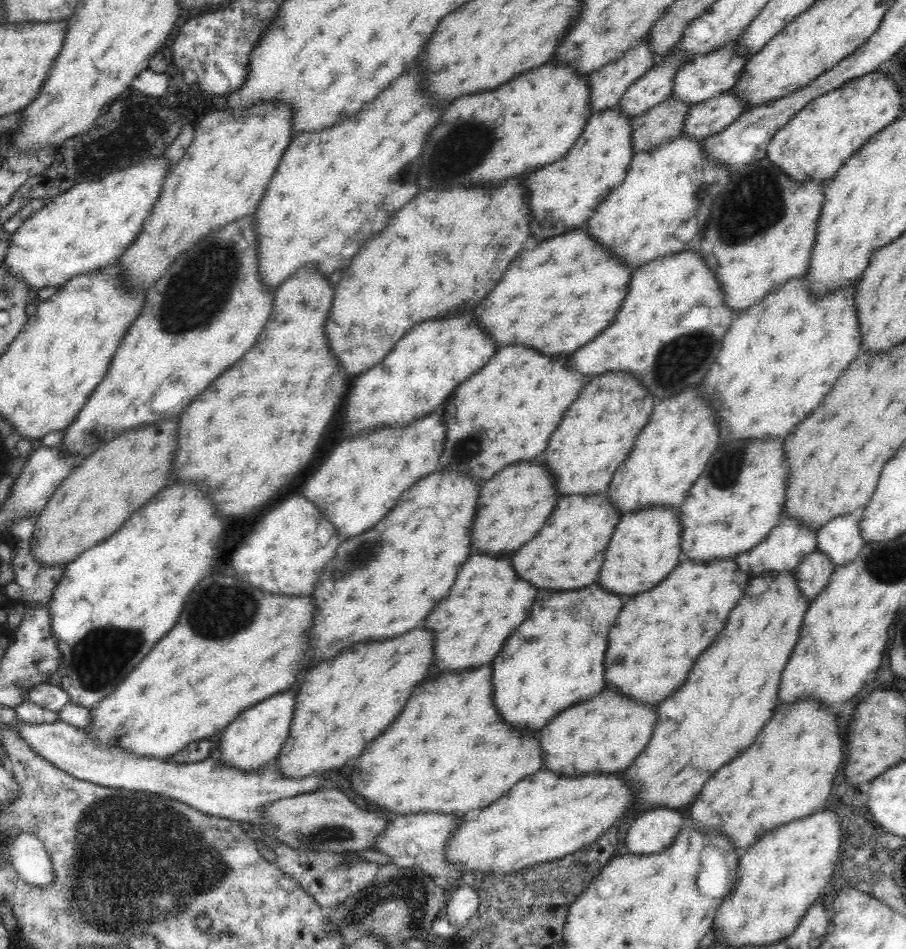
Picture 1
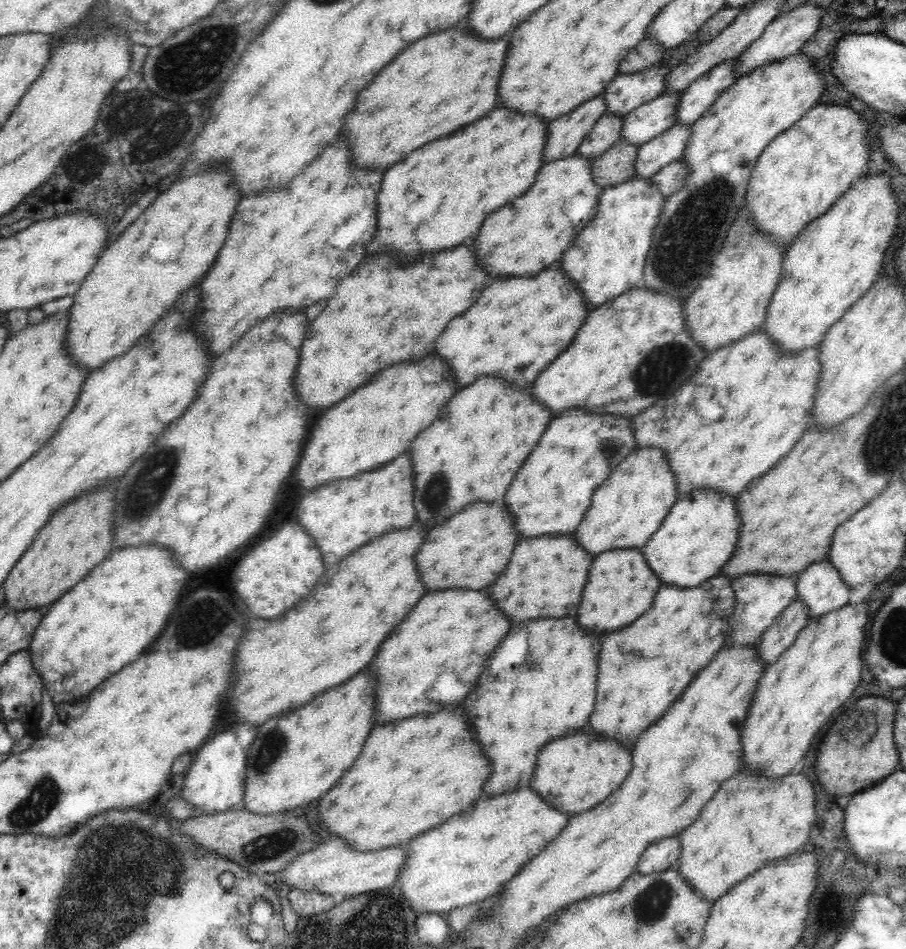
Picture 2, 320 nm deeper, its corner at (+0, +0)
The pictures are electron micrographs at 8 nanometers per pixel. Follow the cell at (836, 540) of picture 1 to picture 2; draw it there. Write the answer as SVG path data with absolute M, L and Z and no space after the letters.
M828 559L808 566L796 582L796 598L806 609L806 622L815 621L847 605L850 587L842 583Z

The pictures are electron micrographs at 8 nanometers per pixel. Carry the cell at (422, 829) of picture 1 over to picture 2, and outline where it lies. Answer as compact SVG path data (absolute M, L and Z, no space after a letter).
M330 838L316 849L310 850L276 873L272 878L275 888L281 883L288 885L291 890L305 893L316 892L330 895L334 907L344 900L370 892L396 886L401 865L405 862L406 848L386 848L378 852L357 852L351 850L342 840Z

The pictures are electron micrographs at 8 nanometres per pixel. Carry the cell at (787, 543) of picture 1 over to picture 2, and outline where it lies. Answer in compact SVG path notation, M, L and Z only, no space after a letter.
M744 576L732 582L736 592L736 606L732 612L732 620L726 632L726 644L738 647L756 645L764 632L768 631L776 618L796 599L796 580L778 578L778 576Z

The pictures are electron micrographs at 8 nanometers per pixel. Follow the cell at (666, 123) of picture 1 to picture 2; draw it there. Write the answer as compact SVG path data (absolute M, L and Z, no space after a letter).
M622 140L611 147L590 164L590 173L599 192L623 183L634 175L637 148Z

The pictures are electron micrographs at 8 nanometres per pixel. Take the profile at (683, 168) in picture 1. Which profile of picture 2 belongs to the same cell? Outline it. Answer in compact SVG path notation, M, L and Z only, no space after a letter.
M634 176L599 193L596 214L576 234L560 260L562 273L578 284L590 310L641 284L652 232L665 198L652 189L648 180Z

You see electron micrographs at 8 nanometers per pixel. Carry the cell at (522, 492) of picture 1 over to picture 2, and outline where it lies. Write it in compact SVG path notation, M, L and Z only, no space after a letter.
M470 504L456 516L452 516L446 524L430 530L420 544L416 552L416 570L420 574L420 580L426 584L426 590L450 590L450 588L464 588L464 590L482 590L492 580L500 576L500 572L506 568L512 548L516 546L516 530L512 530L510 516L504 508L504 504Z

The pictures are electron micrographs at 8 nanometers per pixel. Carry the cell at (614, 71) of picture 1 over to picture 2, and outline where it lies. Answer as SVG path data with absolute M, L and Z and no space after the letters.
M601 95L581 104L567 115L550 123L544 136L541 164L572 156L596 121L606 112L606 103Z

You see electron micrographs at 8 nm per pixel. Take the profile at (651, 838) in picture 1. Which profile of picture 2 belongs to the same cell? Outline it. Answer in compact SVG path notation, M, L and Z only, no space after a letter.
M678 837L666 838L652 844L637 863L636 873L650 876L676 870L681 858L681 845Z

